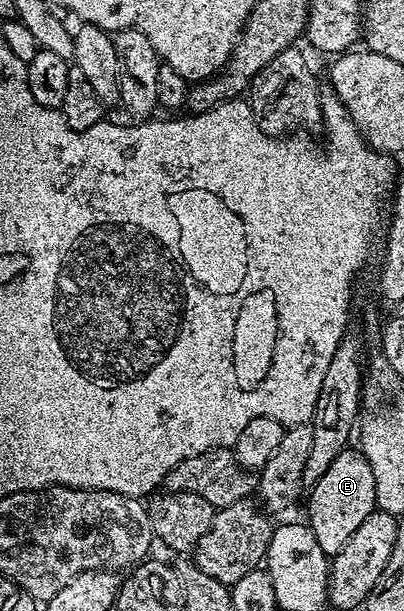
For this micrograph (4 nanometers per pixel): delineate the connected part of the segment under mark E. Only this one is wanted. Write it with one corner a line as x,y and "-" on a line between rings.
348,447
329,463
329,471
317,479
315,485
310,486
311,498
307,501
306,524
313,531
321,551
334,555
342,551
345,543
365,523
365,519
375,509
375,484
373,471
367,462
367,457
355,447

